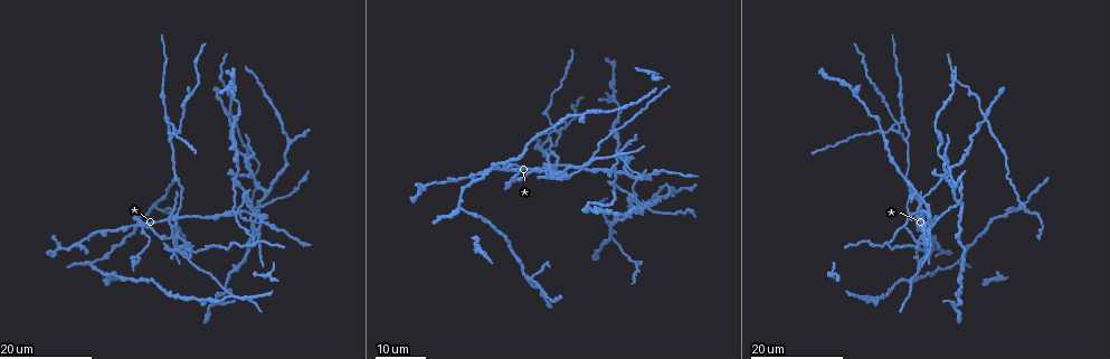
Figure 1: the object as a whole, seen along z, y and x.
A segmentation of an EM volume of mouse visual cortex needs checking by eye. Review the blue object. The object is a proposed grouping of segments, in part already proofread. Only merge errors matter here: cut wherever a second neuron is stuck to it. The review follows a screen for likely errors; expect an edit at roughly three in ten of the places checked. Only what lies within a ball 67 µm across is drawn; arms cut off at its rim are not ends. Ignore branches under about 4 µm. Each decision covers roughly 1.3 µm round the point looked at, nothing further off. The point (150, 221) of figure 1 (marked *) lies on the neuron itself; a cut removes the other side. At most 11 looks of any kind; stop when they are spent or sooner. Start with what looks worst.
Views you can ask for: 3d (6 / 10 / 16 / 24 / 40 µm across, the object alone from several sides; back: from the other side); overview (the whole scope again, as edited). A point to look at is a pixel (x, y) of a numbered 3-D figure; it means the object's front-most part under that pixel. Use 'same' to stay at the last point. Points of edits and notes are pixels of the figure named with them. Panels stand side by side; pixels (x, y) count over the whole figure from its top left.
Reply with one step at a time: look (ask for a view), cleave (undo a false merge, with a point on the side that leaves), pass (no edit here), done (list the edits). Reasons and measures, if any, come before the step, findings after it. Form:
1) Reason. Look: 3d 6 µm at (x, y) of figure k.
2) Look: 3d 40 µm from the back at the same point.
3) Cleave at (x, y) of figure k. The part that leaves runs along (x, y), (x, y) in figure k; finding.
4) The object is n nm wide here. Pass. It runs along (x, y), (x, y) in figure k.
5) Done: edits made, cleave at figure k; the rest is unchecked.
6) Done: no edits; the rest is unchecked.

Small branch off a trunk. Look: 3d 16 µm at (610, 171) of figure 1.

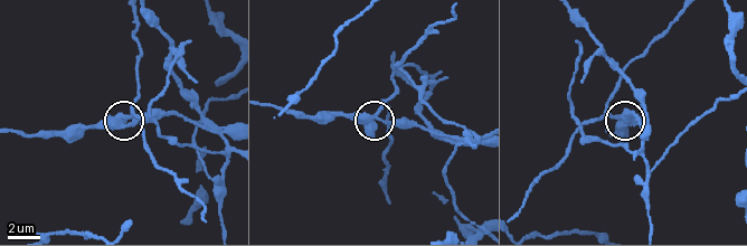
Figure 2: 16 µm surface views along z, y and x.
Look: 3d 6 µm at (124, 117) of figure 2.

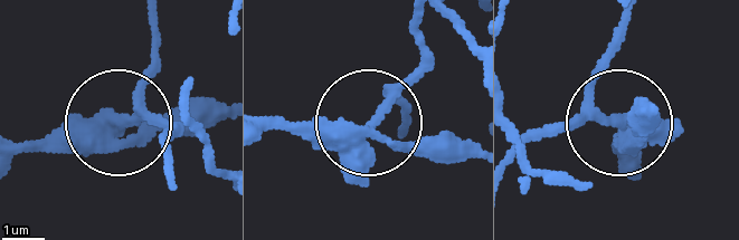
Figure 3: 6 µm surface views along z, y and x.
4 arms meet here. Cleave at (143, 114) of figure 3. The part that leaves runs along (107, 127), (135, 116), (164, 124), (168, 159) in figure 3; two neurons meet here.

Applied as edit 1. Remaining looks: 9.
Looks like a crossing. Look: 3d 16 µm at (155, 208) of figure 1.

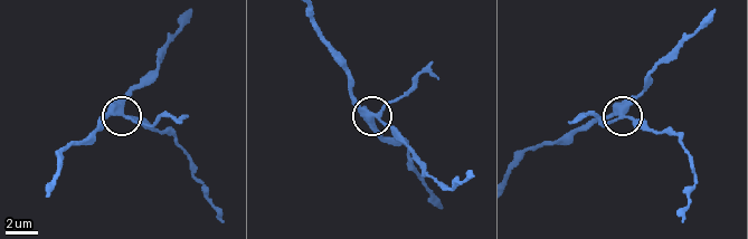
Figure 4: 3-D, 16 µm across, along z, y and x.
Closer look. Look: 3d 10 µm at (120, 112) of figure 4.

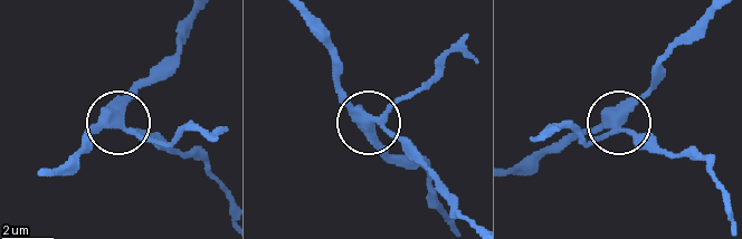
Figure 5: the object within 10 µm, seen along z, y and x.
4 arms meet here. Pass. It runs along (516, 171), (554, 143), (612, 126), (662, 79) in figure 5; all the same neuron.

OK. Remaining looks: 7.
Look: 3d 16 µm at (230, 117) of figure 1.

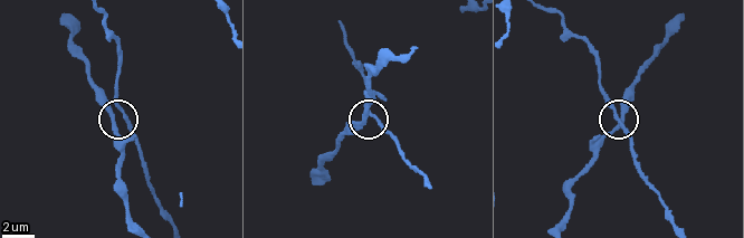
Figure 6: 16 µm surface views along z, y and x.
Look: 3d 10 µm at (365, 122) of figure 6.

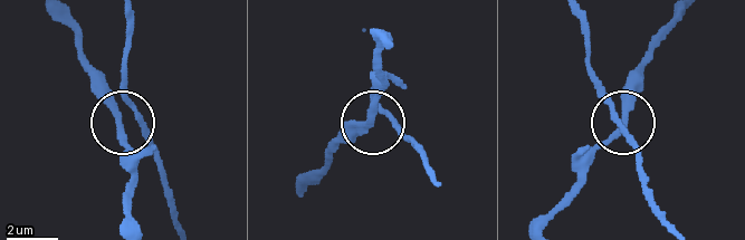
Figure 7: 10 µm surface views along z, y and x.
Pass. It runs along (388, 45), (373, 115), (362, 127), (345, 132) in figure 7; continuous, no second neuron.

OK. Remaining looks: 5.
Look: overview.

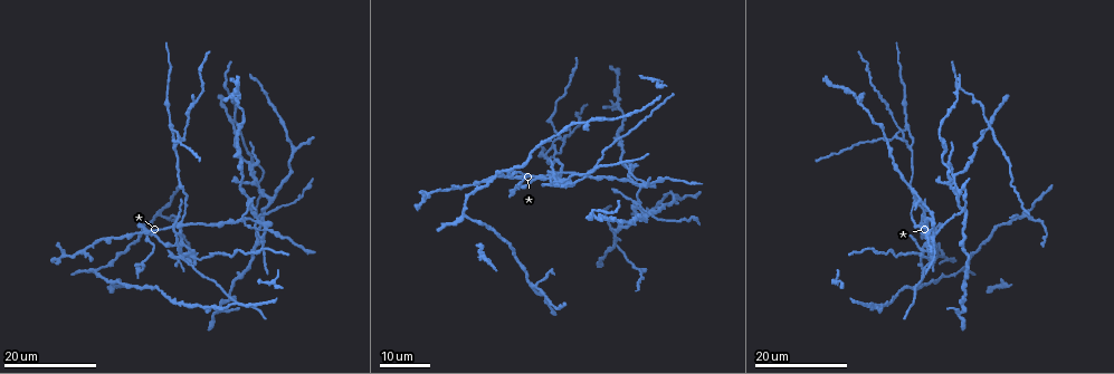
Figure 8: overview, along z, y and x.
Look: 3d 24 µm at (635, 207) of figure 8.

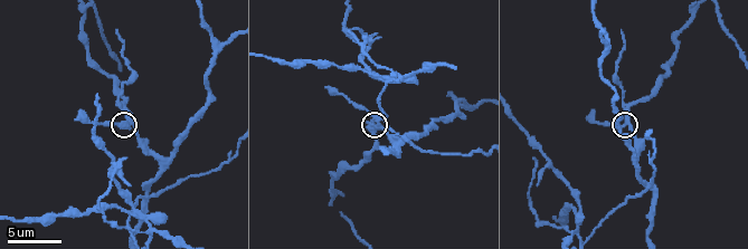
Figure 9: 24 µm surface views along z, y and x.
Closer look. Look: 3d 10 µm at (378, 126) of figure 9.

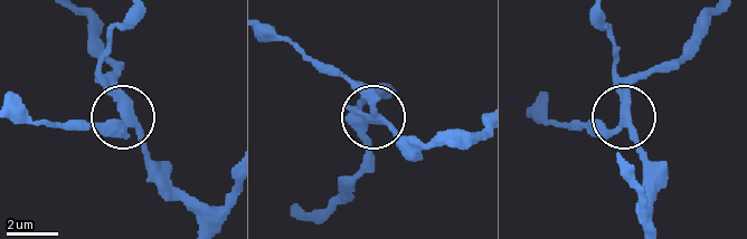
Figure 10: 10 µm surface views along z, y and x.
The side arm is 6 µm long. Pass. It runs along (196, 218), (189, 199), (131, 122), (76, 128) in figure 10; one neuron here.

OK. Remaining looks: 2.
Three-way junction. Look: 3d 6 µm at (217, 42) of figure 9.

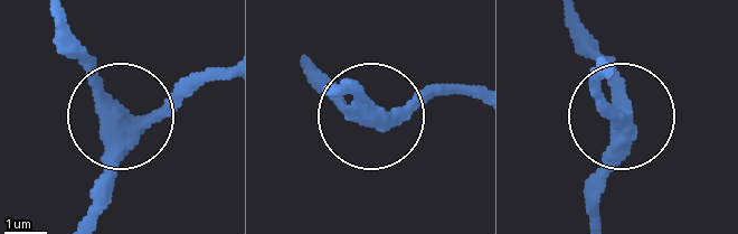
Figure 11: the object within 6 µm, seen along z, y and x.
3 arms meet here. Pass. It runs along (595, 221), (595, 188), (626, 113), (595, 81), (595, 64) in figure 11; continuous, no second neuron.

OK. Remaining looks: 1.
Done: edits made, cleave at figure 3; the rest is unchecked.

